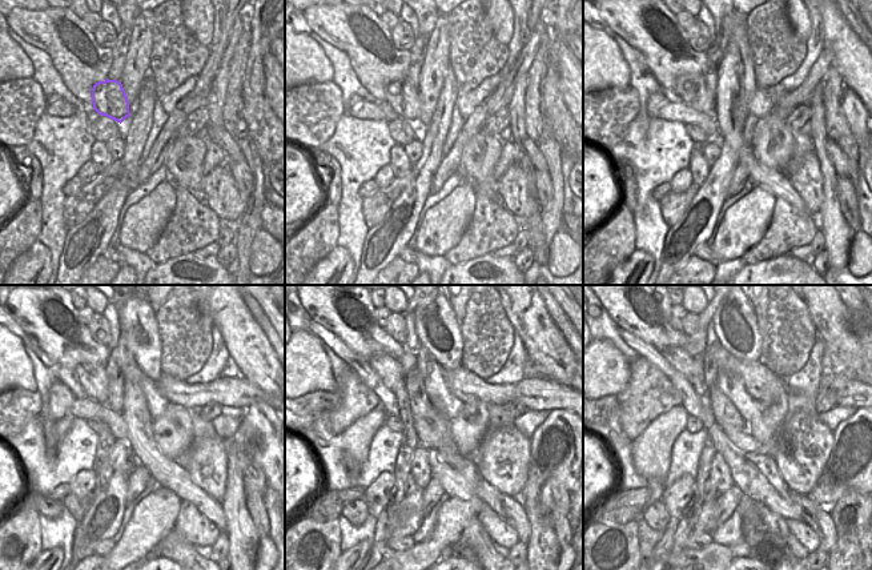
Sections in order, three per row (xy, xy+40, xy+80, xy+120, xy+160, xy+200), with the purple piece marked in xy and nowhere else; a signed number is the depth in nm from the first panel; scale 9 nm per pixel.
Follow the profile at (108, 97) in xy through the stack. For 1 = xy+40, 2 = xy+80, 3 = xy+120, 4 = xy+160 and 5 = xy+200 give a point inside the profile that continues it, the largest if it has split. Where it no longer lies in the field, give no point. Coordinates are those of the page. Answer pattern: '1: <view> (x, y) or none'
1: xy+40 (404, 97)
2: xy+80 (692, 89)
3: xy+120 (93, 380)
4: xy+160 (389, 369)
5: xy+200 (691, 368)

